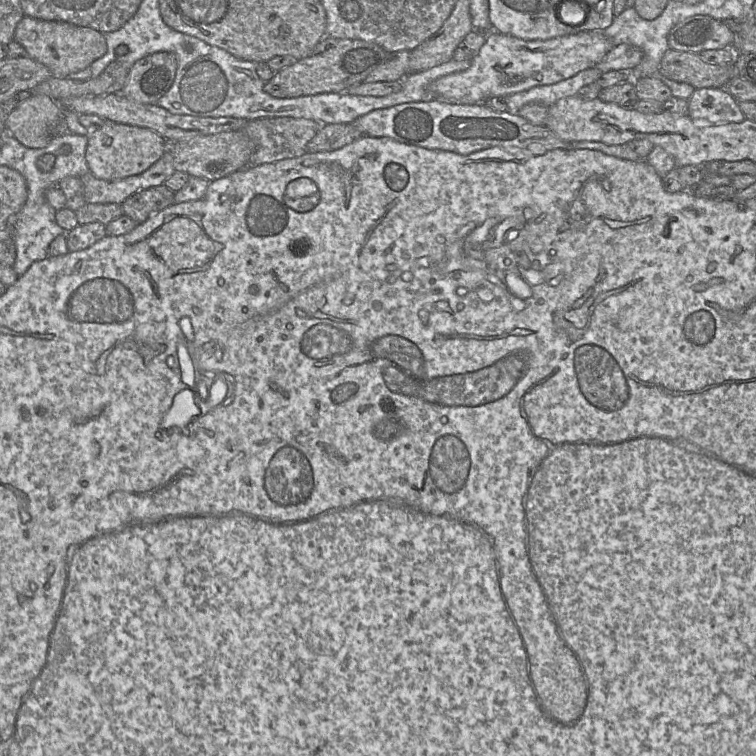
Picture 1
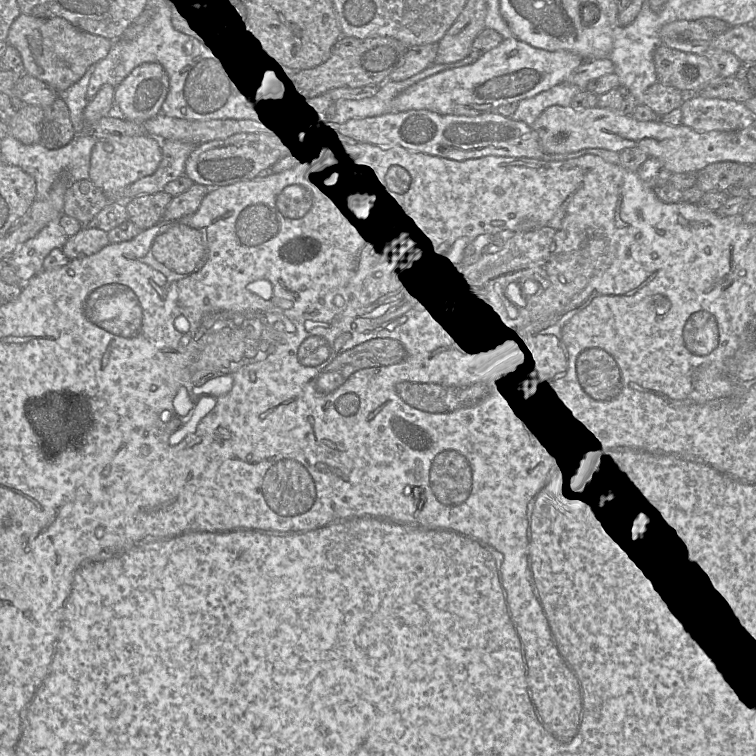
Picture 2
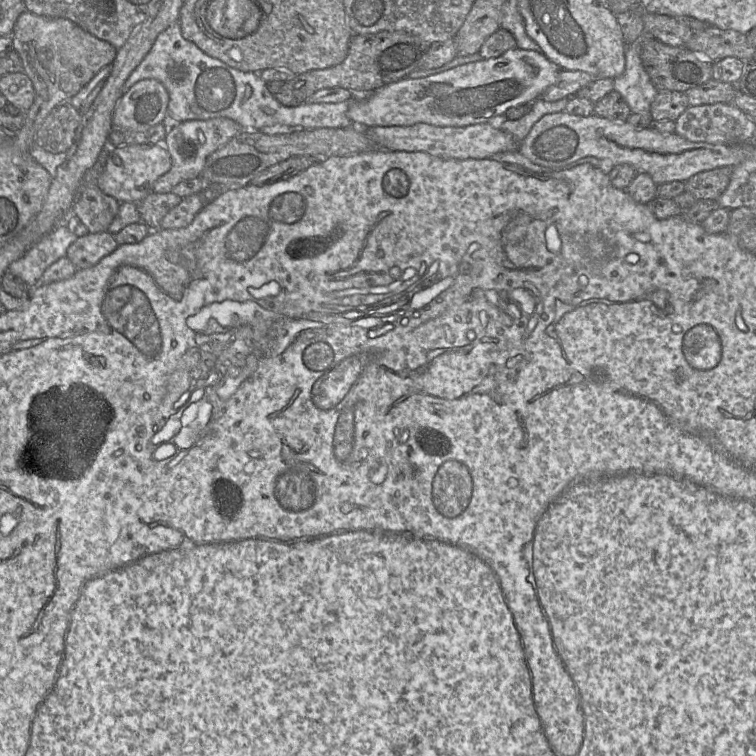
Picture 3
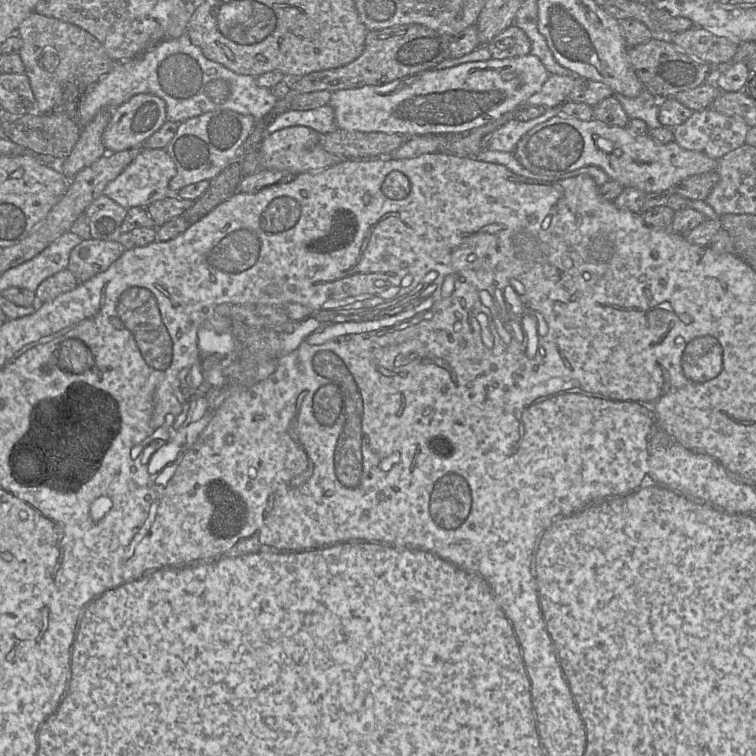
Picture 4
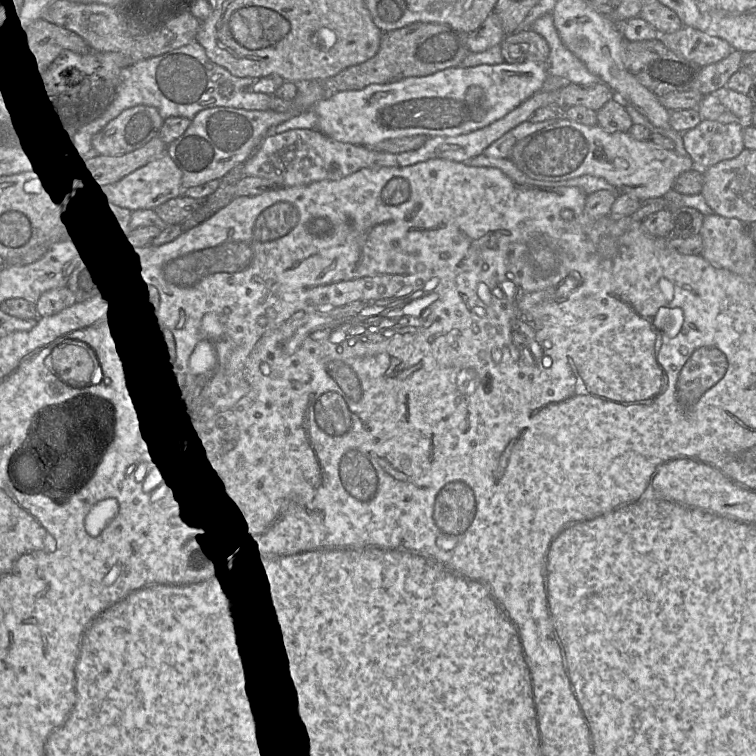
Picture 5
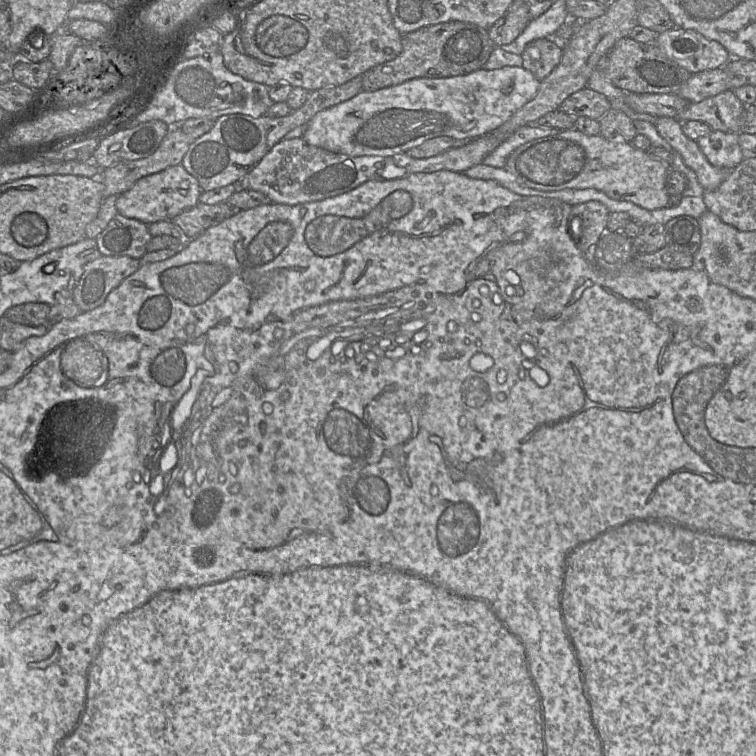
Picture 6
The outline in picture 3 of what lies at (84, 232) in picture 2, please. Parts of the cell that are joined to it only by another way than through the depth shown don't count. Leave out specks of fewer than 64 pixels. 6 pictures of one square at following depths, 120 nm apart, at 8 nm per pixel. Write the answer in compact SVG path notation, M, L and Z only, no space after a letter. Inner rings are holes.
M109 231L90 232L77 237L69 246L66 257L77 269L87 269L95 266L102 258L115 251L118 246L114 235Z

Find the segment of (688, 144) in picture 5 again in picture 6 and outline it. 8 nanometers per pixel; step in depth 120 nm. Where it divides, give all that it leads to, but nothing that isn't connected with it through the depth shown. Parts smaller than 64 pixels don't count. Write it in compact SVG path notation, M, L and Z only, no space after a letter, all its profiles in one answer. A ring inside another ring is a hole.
M712 130L696 142L710 164L715 167L734 169L744 160L738 133Z

